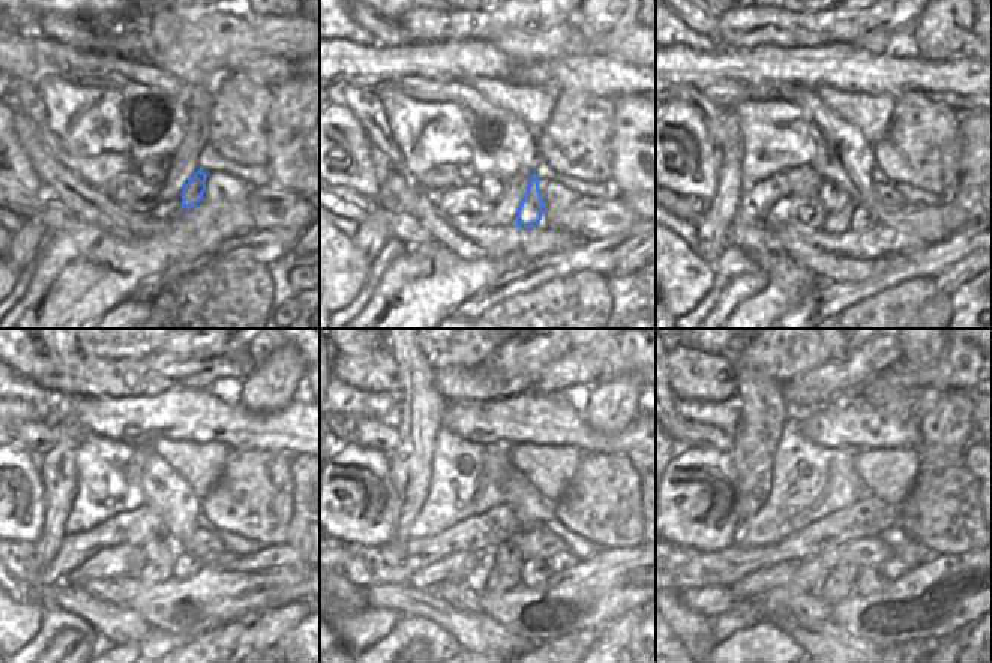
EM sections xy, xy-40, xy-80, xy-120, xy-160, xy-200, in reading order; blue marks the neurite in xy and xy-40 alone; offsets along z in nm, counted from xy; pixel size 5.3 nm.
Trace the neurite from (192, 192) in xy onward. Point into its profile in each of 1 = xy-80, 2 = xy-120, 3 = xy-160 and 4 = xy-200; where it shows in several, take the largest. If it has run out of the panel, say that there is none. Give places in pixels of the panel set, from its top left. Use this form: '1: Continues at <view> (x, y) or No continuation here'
1: Continues at xy-80 (862, 218)
2: Continues at xy-120 (188, 566)
3: Continues at xy-160 (533, 573)
4: Continues at xy-200 (869, 579)

